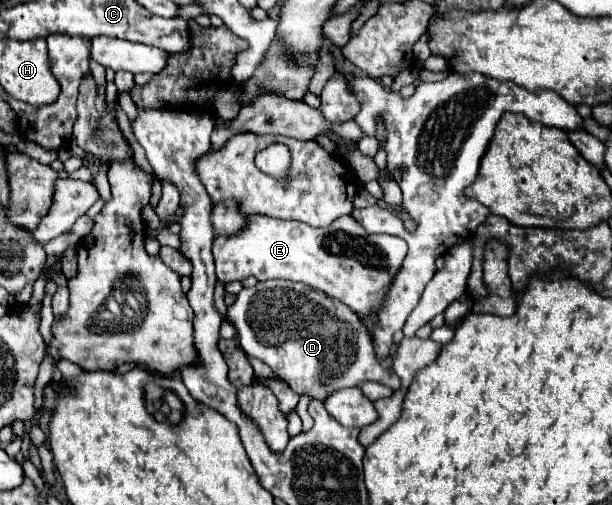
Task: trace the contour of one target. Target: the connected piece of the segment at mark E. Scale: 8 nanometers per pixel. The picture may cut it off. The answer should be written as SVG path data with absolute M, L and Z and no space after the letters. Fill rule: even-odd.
M257 214L247 218L247 228L239 232L239 236L215 238L213 244L217 278L221 282L243 280L247 276L255 276L257 280L297 280L315 290L325 292L331 298L337 298L361 316L371 316L381 310L385 296L391 288L391 280L395 278L395 272L399 272L405 254L407 244L401 238L387 234L369 234L353 216L341 216L327 228L311 228L309 224L299 224L295 220L277 220Z

